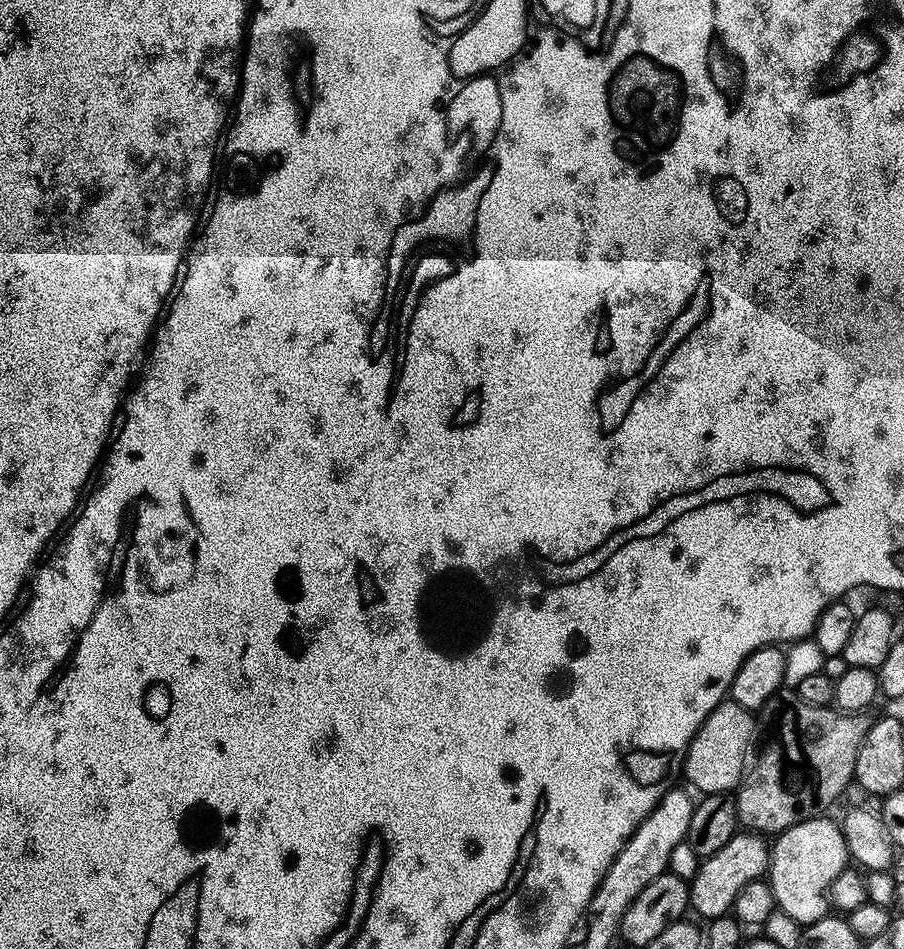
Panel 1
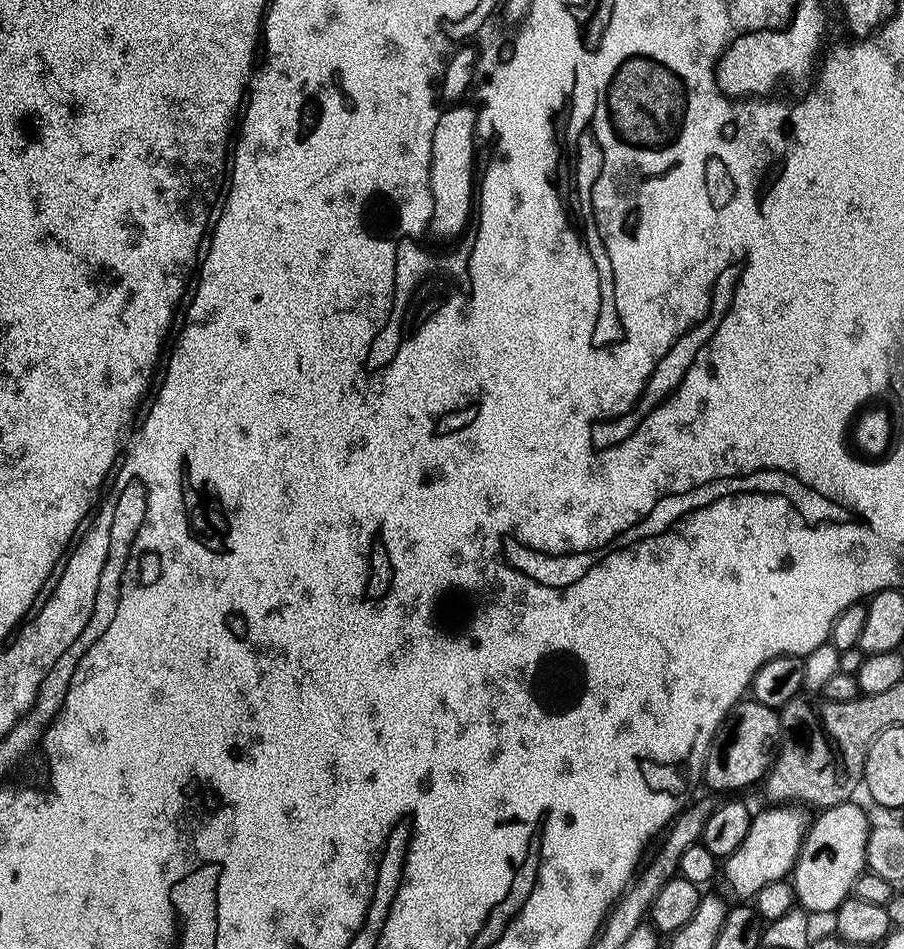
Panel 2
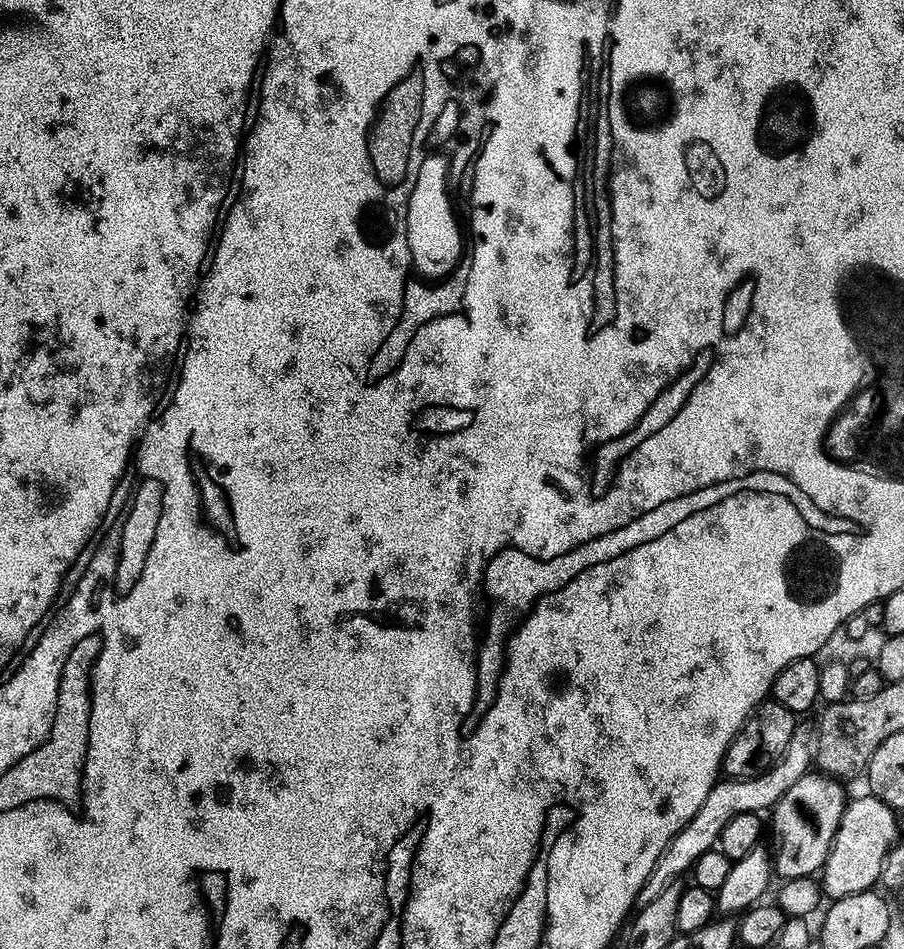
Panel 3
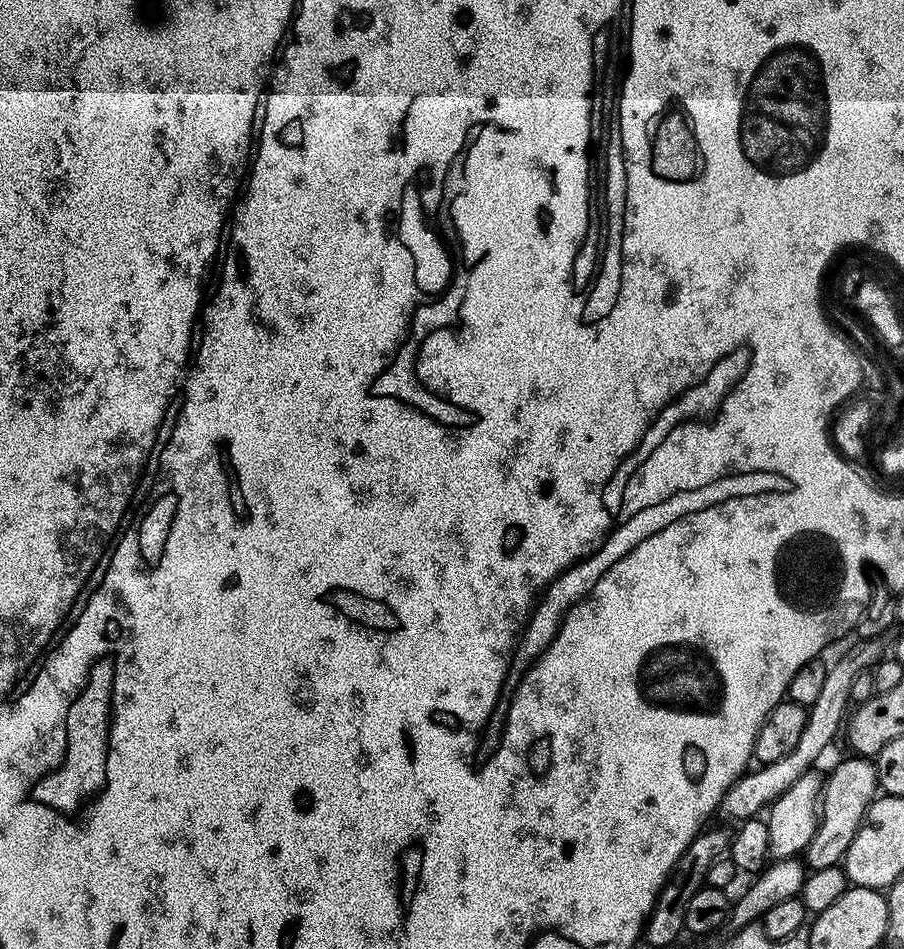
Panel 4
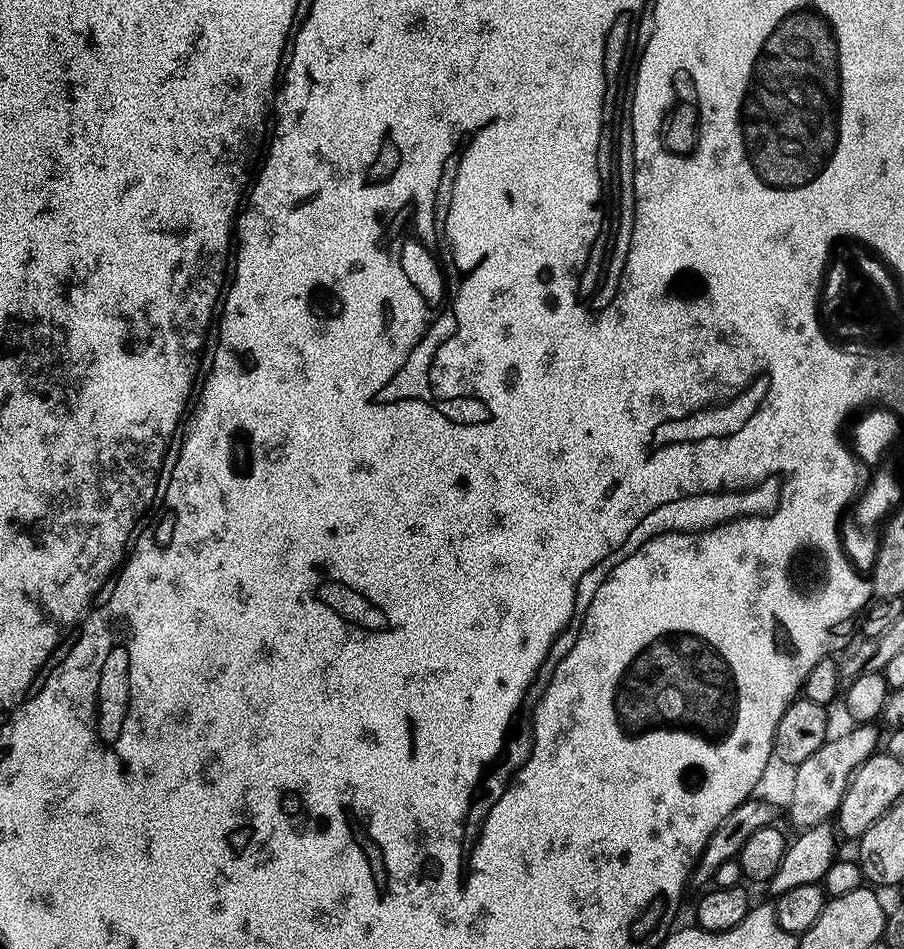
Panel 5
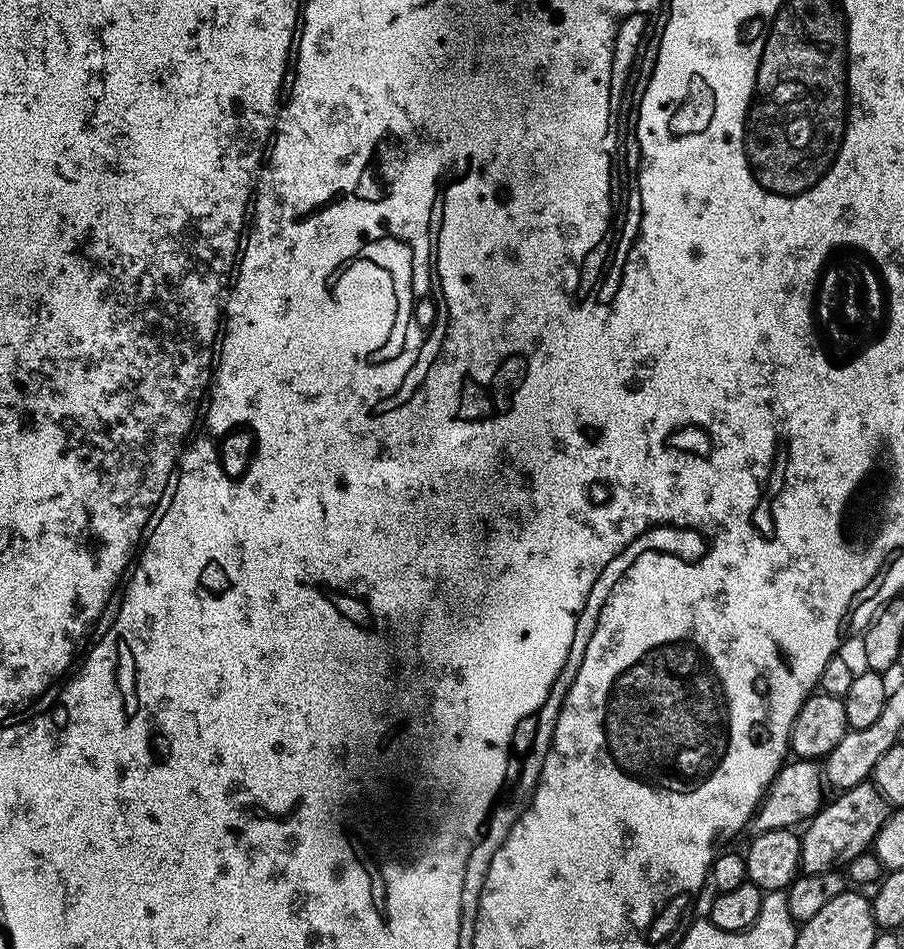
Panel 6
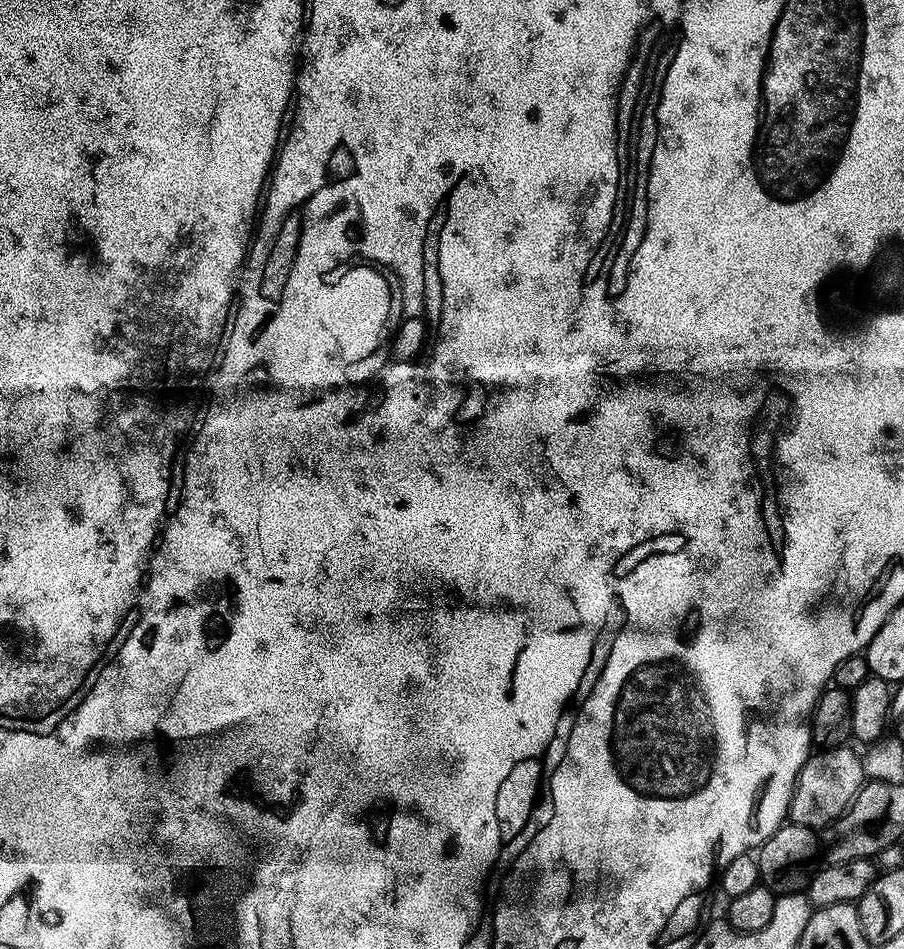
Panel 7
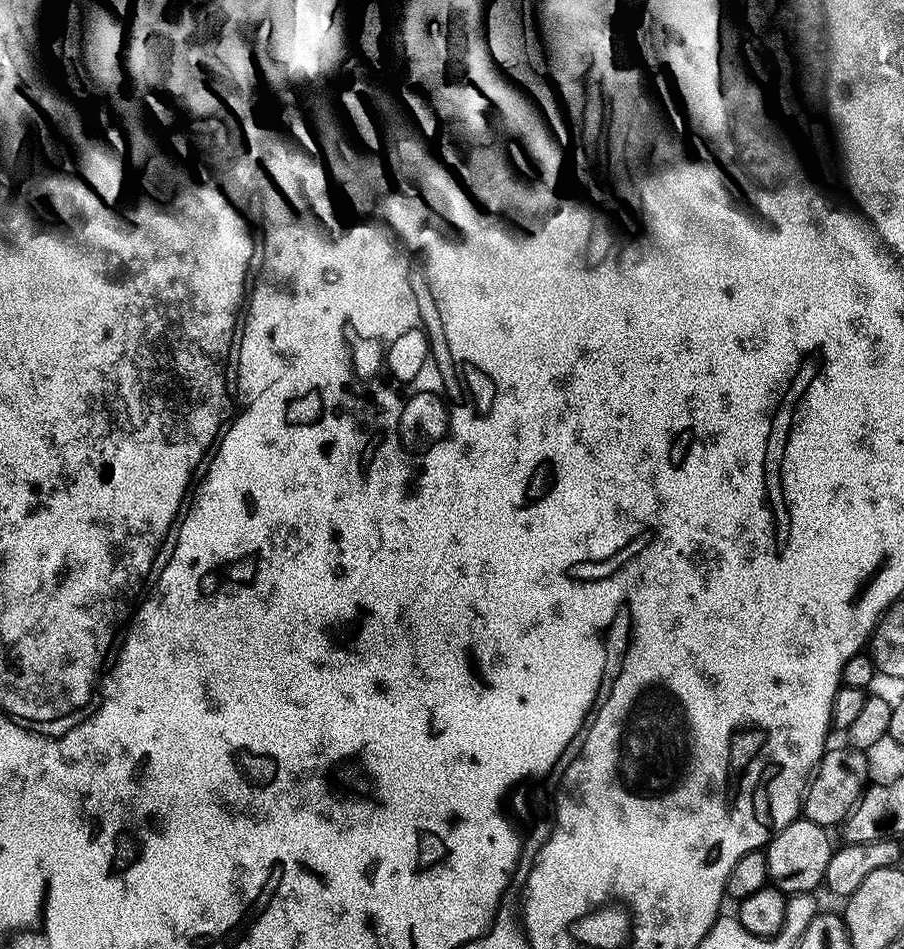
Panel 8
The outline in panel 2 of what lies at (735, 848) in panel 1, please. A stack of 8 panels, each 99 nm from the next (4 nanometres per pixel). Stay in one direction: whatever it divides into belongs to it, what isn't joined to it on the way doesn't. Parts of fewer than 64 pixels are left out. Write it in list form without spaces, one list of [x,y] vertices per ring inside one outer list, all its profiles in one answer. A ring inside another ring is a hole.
[[[794,804],[767,807],[753,815],[742,846],[738,846],[738,850],[734,850],[734,854],[726,857],[722,864],[722,880],[724,876],[729,890],[740,902],[751,901],[770,882],[791,877],[792,867],[796,864],[800,847],[804,844],[804,833],[810,823],[809,813],[803,807]]]

